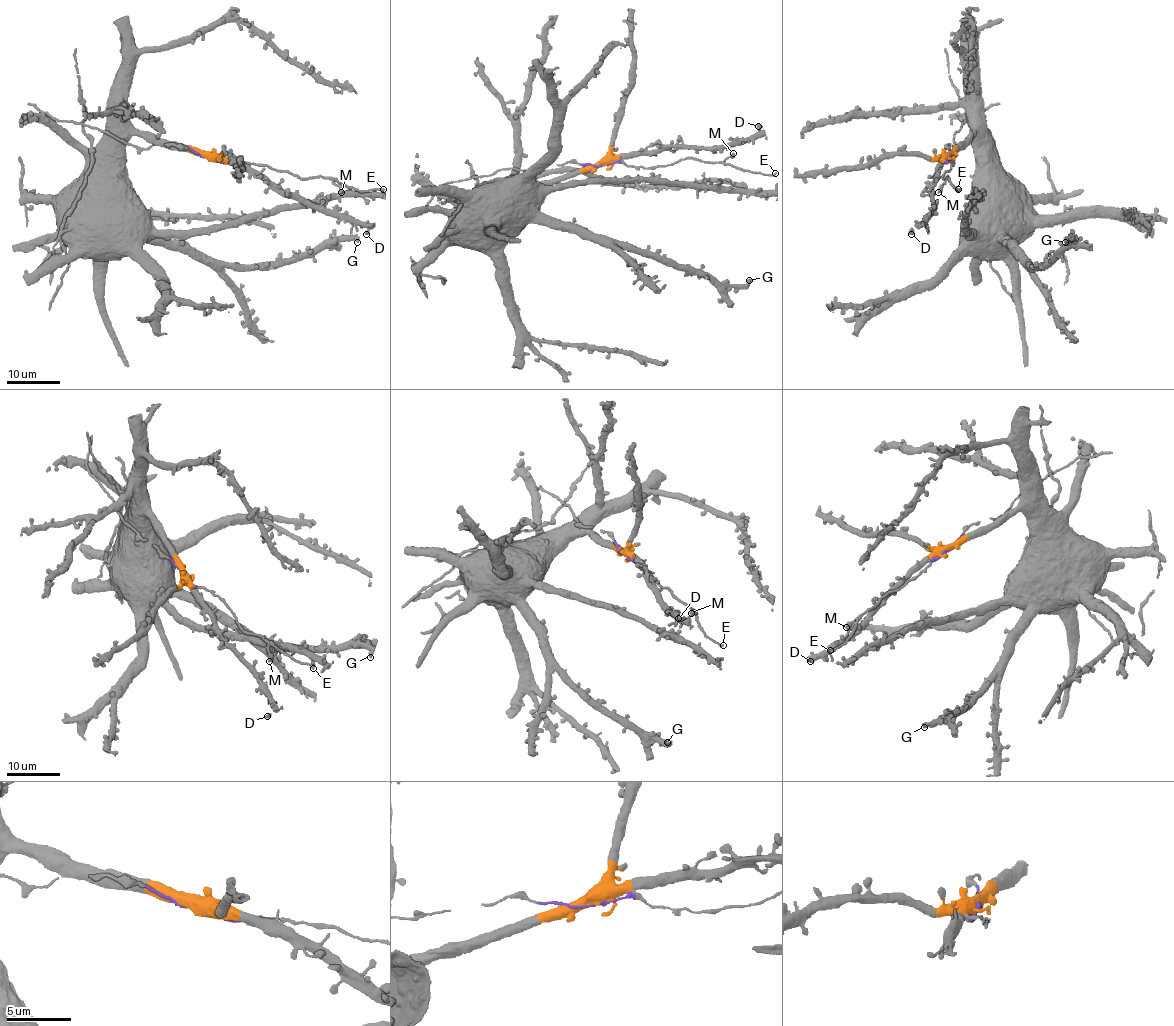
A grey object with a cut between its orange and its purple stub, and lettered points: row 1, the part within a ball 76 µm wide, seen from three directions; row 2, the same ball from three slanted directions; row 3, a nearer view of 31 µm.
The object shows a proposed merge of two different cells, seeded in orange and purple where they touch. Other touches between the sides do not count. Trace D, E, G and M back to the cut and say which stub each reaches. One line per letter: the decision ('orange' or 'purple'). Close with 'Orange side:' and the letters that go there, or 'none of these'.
D: orange
E: purple
G: orange
M: purple
Orange side: D, G

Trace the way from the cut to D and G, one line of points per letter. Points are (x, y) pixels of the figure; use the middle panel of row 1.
D: (600, 165), (674, 146), (727, 146), (763, 129), (757, 127)
G: (600, 165), (525, 186), (516, 198), (542, 223), (576, 227), (603, 243), (707, 272), (719, 283), (749, 280)

